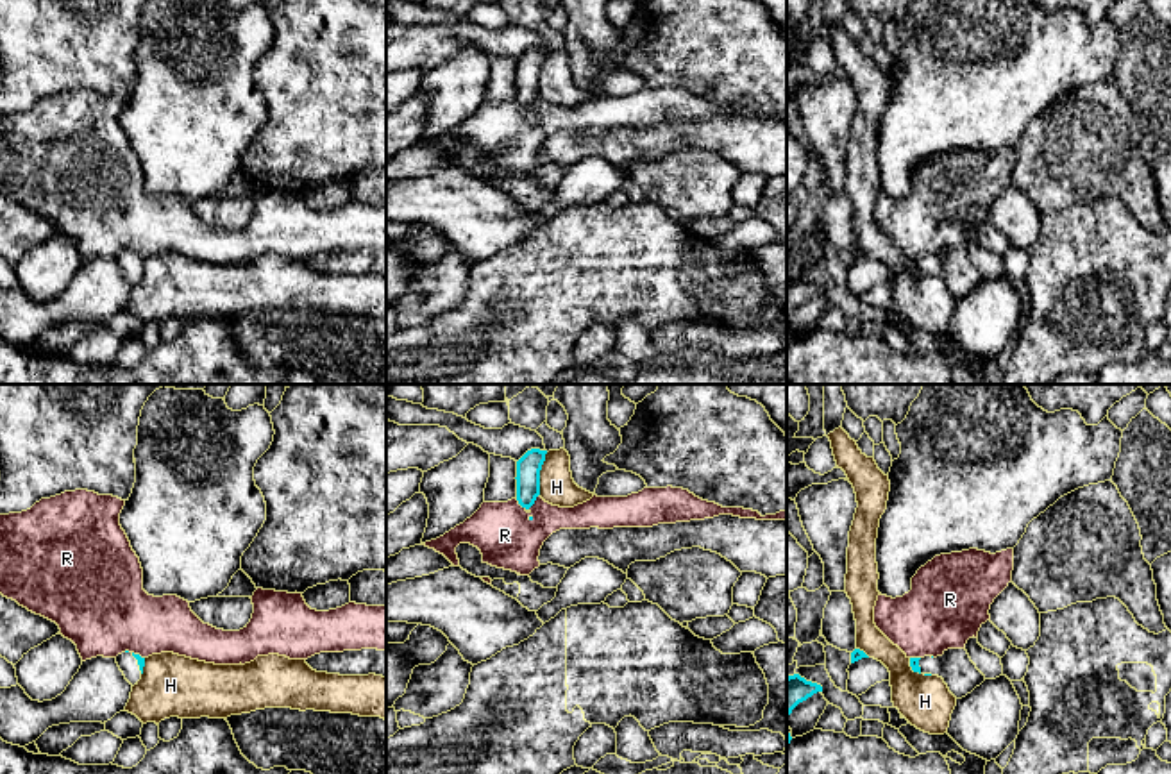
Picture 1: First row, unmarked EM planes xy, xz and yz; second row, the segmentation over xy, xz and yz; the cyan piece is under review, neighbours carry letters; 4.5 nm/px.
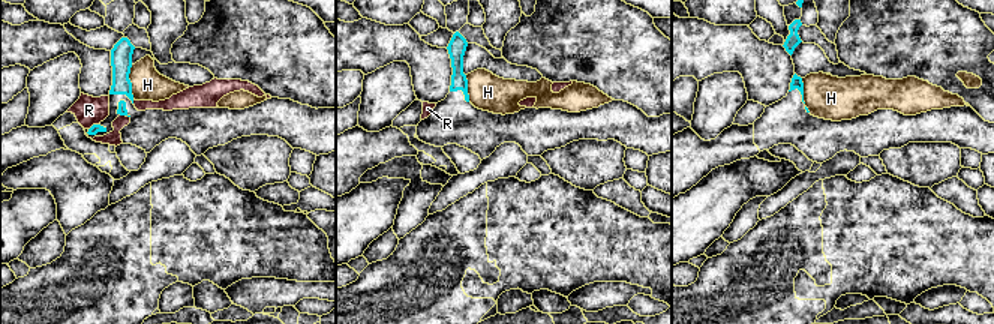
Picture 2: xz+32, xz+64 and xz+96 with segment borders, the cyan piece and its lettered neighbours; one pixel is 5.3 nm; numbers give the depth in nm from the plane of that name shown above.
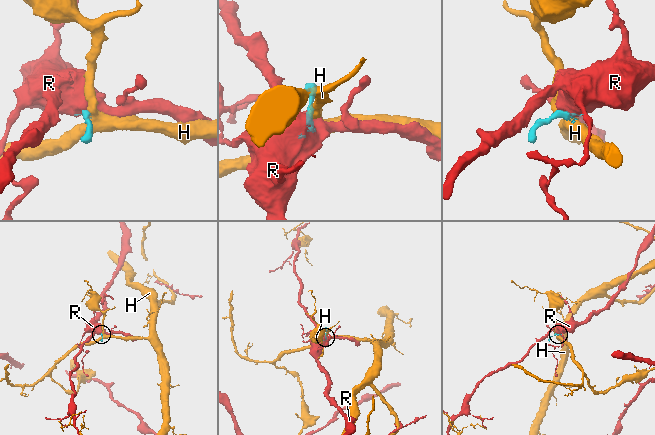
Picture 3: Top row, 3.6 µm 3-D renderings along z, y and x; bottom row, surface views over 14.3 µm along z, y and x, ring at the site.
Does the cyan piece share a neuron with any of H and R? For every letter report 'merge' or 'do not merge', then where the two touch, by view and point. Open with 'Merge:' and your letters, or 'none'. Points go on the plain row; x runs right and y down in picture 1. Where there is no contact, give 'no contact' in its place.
Merge: none
H: do not merge | xz (539, 74)
R: do not merge | xz (528, 108)

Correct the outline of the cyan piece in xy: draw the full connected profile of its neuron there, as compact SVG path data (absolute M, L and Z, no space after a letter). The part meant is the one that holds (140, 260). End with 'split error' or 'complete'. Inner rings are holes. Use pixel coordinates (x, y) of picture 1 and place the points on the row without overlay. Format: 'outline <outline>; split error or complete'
outline M122 252L116 256L116 263L123 272L125 279L134 286L141 279L145 257L134 252Z; split error

